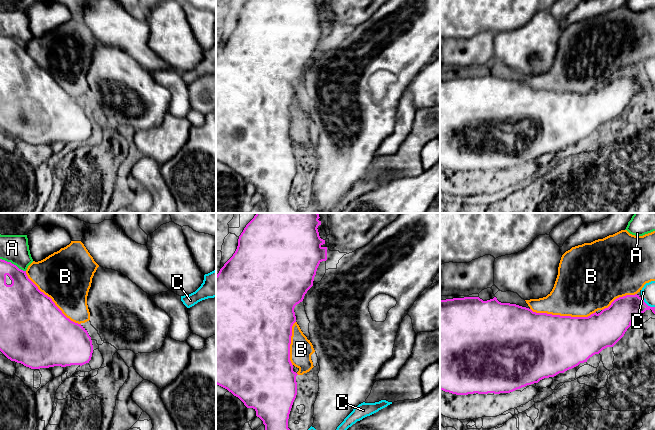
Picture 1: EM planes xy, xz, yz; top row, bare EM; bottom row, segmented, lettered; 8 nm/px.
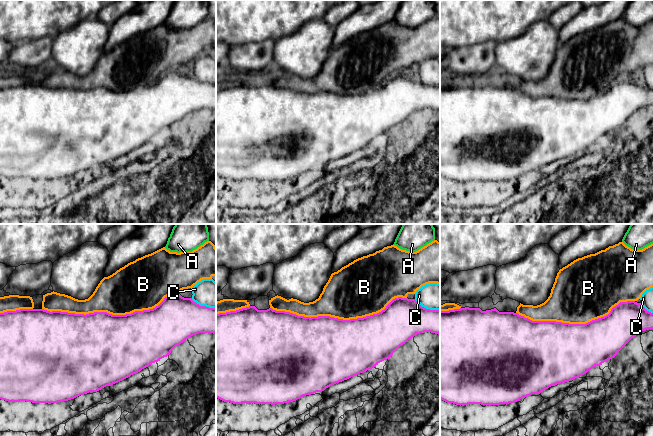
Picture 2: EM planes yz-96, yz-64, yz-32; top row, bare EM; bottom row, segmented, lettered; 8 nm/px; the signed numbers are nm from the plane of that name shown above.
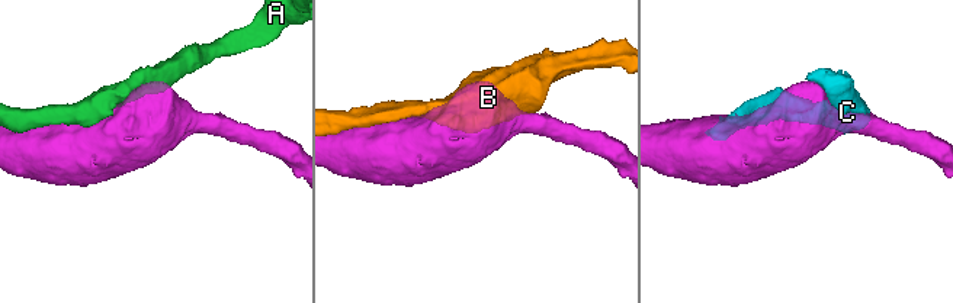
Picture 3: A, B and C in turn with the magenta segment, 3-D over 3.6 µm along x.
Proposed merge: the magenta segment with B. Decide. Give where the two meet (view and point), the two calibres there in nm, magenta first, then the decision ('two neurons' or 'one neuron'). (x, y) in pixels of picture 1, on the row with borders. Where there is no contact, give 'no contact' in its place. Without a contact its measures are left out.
meets magenta in yz at (563, 316); 480 nm thick on the magenta side, 420 nm on the other; two neurons

